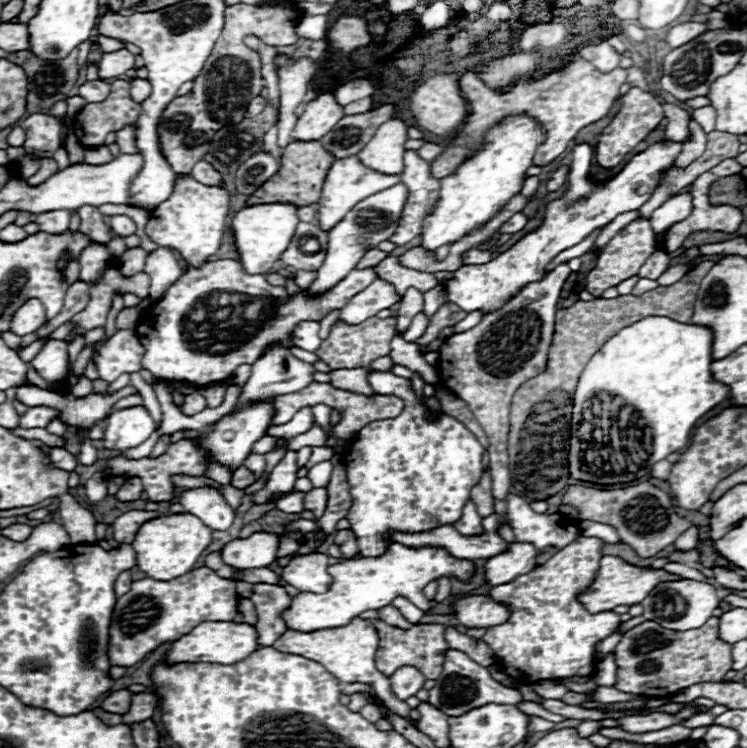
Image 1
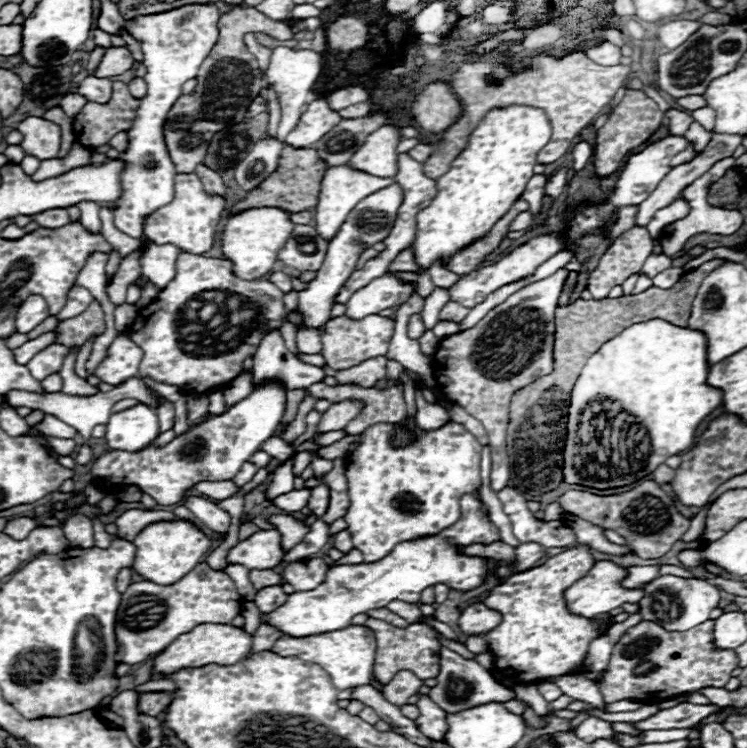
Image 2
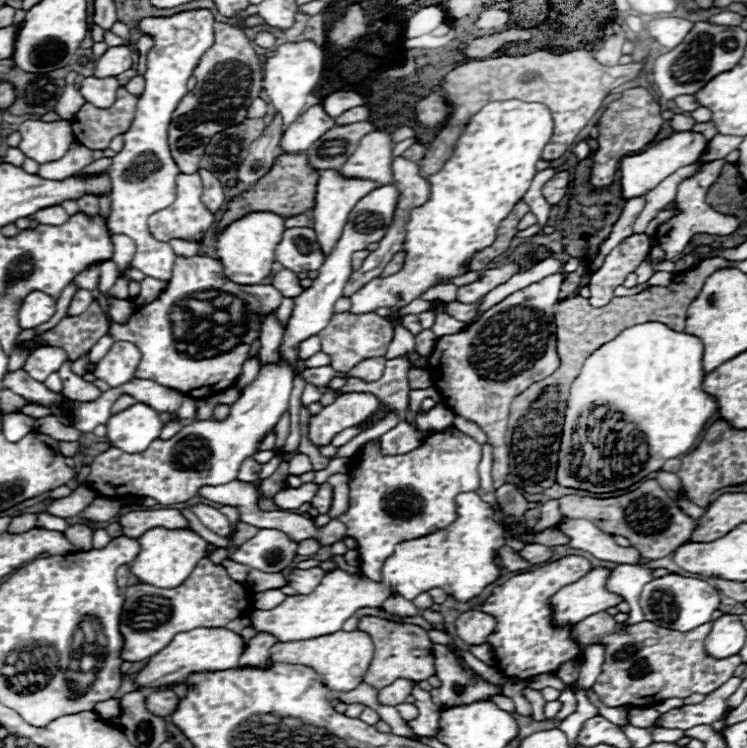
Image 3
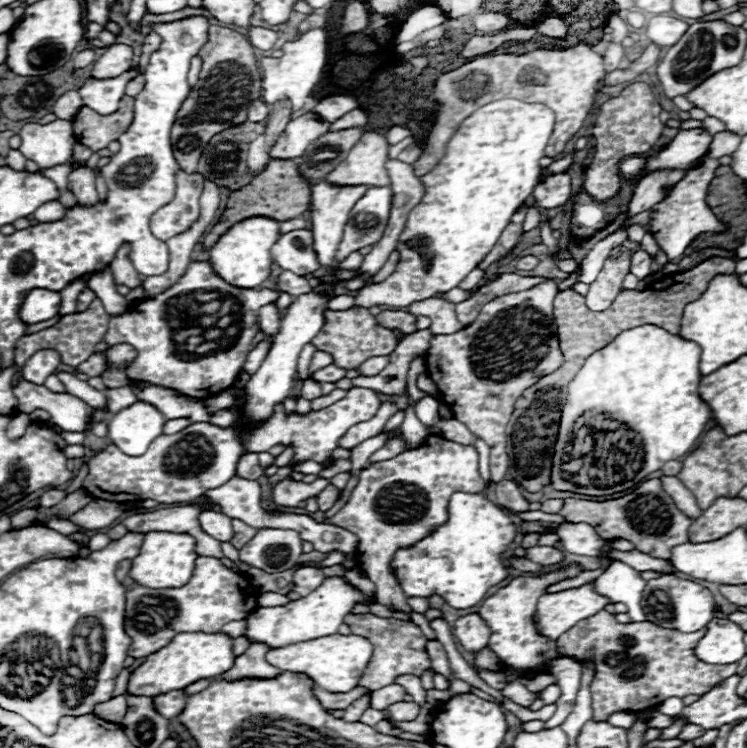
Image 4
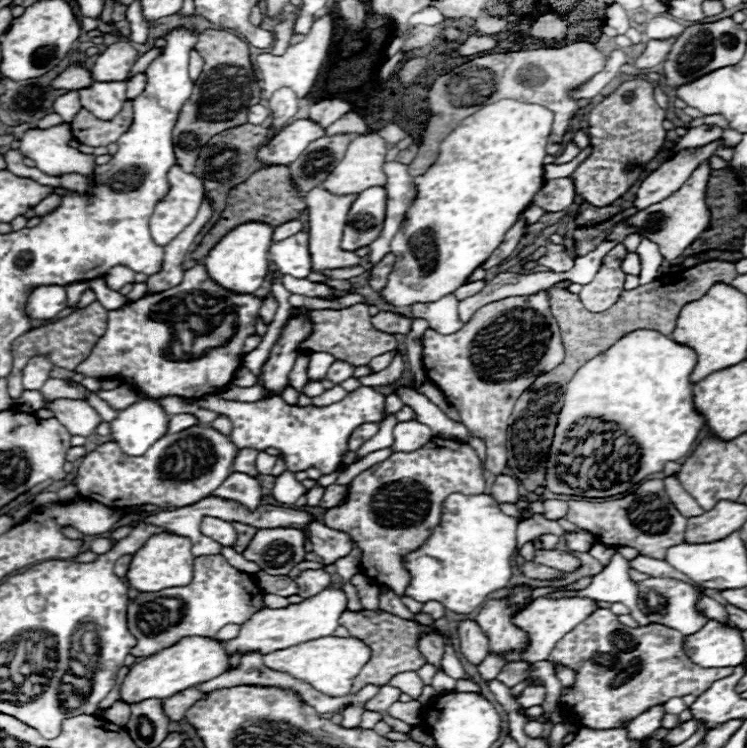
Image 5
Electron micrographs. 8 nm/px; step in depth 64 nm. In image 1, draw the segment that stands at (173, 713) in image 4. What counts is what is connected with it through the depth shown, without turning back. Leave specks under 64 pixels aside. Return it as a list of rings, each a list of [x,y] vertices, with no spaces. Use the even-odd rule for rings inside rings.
[[[134,694],[130,712],[124,714],[124,724],[152,718],[154,712],[158,710],[158,706],[160,706],[160,698],[156,694]]]

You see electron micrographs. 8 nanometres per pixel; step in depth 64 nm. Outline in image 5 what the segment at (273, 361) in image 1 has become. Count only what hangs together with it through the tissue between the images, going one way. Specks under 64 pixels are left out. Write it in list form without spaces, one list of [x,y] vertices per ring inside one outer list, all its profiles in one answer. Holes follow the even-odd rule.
[[[268,294],[268,296],[262,300],[262,306],[260,306],[260,316],[264,318],[264,322],[266,322],[266,324],[272,320],[272,316],[274,316],[276,308],[278,308],[276,298],[274,298],[272,294]],[[336,360],[336,362],[330,366],[326,378],[332,380],[334,384],[340,384],[340,382],[352,378],[354,370],[356,370],[356,366],[352,366],[352,364],[348,364],[348,362],[342,362],[342,360]]]

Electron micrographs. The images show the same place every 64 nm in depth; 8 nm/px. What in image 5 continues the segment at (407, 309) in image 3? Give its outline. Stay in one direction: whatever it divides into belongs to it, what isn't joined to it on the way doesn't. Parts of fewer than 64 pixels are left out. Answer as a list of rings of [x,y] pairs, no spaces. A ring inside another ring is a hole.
[[[448,294],[436,302],[416,304],[412,306],[414,318],[424,318],[429,327],[441,334],[452,334],[462,328],[462,320],[458,316],[458,298]]]

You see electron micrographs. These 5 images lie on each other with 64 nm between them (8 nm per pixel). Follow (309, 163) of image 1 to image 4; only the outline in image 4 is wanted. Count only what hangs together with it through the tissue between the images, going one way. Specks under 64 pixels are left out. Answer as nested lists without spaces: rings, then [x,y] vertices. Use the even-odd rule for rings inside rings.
[[[270,160],[268,166],[264,168],[264,172],[256,174],[248,186],[244,186],[240,190],[234,190],[228,196],[226,210],[224,210],[220,222],[204,238],[202,250],[210,250],[228,228],[232,228],[236,222],[242,222],[246,218],[266,216],[266,218],[284,222],[284,220],[290,220],[290,218],[298,218],[308,208],[310,208],[310,184],[306,184],[298,176],[298,172],[296,172],[296,160],[292,160],[292,162],[272,162]]]

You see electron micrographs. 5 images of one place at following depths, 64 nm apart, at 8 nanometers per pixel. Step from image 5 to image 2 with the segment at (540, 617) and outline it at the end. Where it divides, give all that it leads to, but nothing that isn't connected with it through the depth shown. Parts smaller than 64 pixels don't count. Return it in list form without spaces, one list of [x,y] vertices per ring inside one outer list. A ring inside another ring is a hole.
[[[596,562],[596,566],[582,578],[578,580],[576,584],[572,584],[568,590],[564,590],[564,600],[566,600],[566,608],[576,614],[576,616],[584,616],[584,618],[592,618],[596,614],[602,614],[602,612],[610,612],[612,608],[618,608],[622,606],[624,602],[630,602],[630,604],[638,604],[640,598],[642,598],[642,588],[640,590],[624,590],[620,588],[620,580],[626,576],[626,568],[622,566],[616,566],[612,562]]]

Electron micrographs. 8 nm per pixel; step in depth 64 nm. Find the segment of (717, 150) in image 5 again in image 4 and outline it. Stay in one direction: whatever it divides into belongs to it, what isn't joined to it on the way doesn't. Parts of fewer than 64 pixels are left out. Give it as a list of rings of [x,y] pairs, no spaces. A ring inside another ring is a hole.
[[[692,166],[680,168],[680,170],[660,170],[648,174],[636,188],[630,206],[628,206],[628,216],[634,216],[638,212],[650,210],[654,204],[662,202],[666,196],[666,190],[672,190],[690,170]]]

